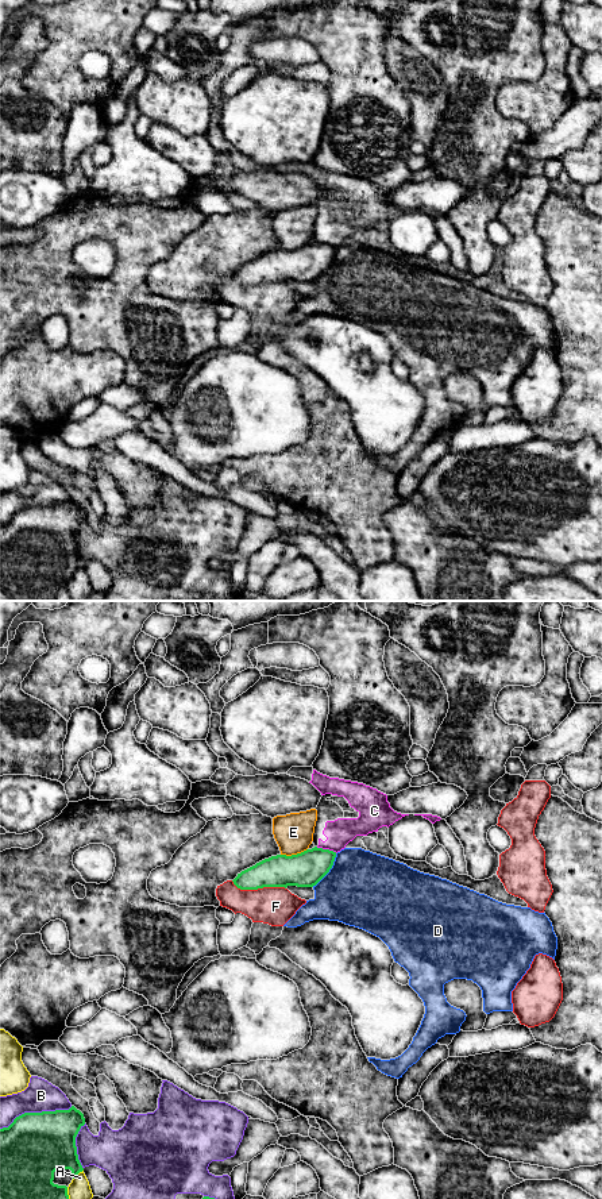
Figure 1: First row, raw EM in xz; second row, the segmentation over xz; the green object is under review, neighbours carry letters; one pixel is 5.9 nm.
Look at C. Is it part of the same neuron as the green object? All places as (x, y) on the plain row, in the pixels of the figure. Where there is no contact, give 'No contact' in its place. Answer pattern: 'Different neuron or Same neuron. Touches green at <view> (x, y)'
Different neuron. Touches green at xz (327, 245)

